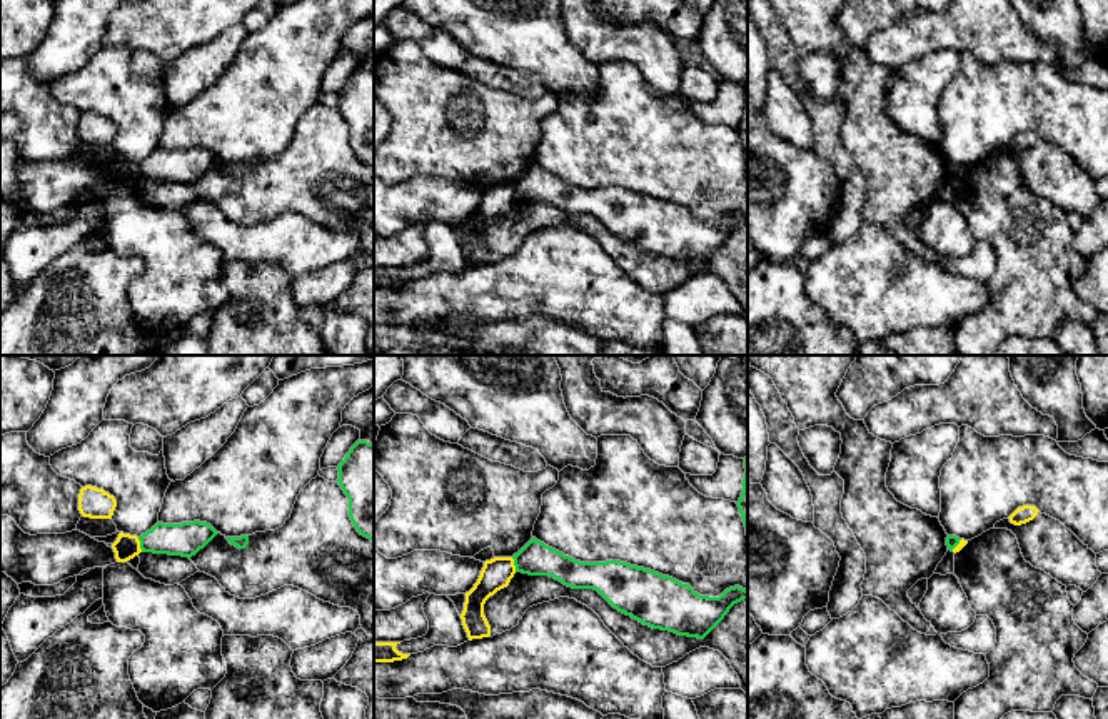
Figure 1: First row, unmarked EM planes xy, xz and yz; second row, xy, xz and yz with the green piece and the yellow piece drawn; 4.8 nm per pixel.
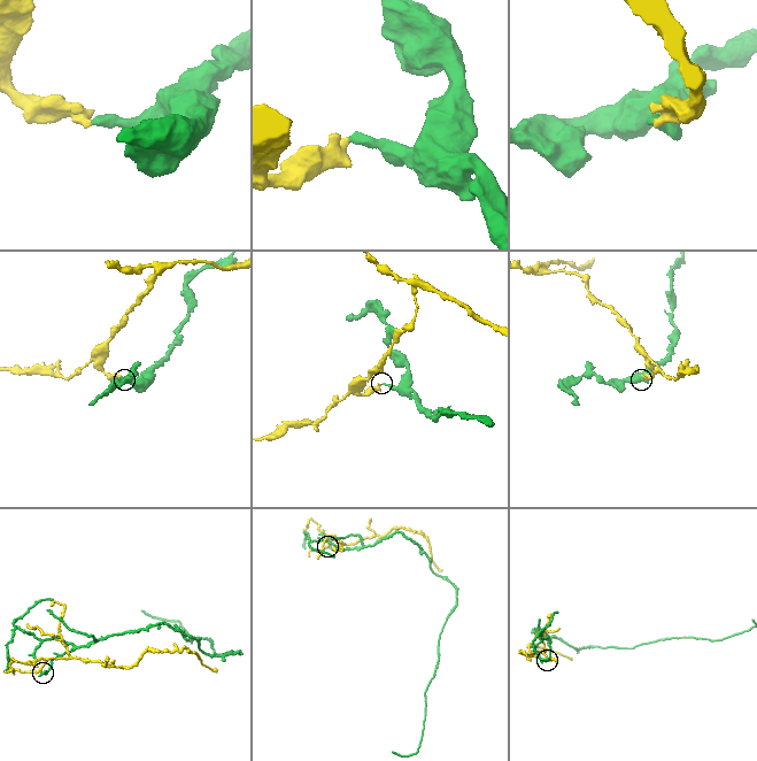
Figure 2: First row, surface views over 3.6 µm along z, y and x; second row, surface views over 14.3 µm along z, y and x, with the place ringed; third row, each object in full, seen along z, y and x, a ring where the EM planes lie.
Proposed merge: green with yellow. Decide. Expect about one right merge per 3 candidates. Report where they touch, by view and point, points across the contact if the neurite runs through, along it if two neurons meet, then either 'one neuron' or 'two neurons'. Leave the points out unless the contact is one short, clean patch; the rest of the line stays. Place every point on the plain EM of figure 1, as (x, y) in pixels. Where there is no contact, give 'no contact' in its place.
meets green in xy at (141, 170); border along xy (137, 164), (142, 177); two neurons

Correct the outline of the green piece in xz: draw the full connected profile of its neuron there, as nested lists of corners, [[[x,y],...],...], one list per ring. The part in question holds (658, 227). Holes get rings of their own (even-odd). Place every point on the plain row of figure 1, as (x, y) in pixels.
[[[536,163],[514,180],[512,185],[517,199],[549,202],[572,215],[594,215],[619,239],[631,242],[644,252],[677,262],[704,265],[734,230],[748,225],[748,217],[739,212],[726,215],[719,224],[709,224],[699,222],[689,210],[627,189],[581,189]]]

